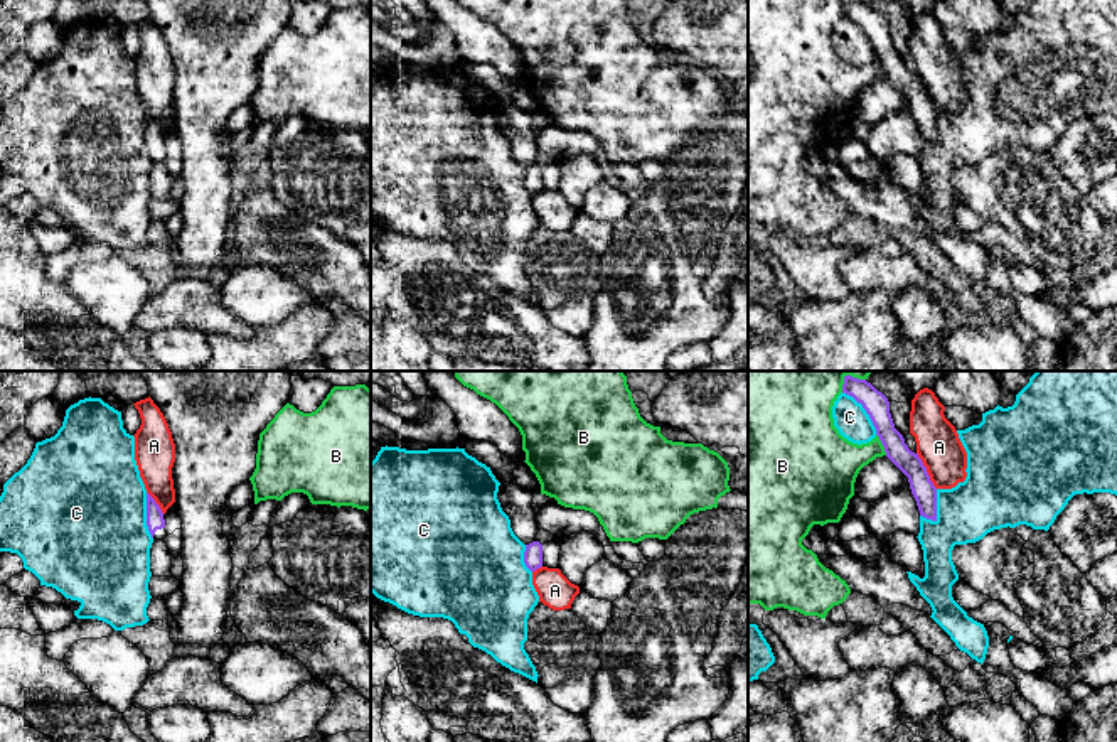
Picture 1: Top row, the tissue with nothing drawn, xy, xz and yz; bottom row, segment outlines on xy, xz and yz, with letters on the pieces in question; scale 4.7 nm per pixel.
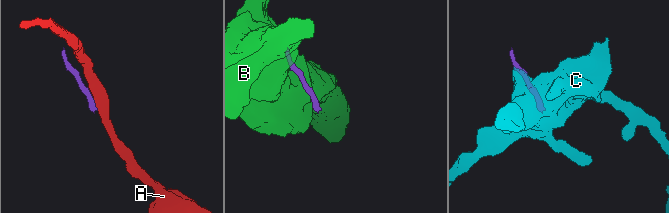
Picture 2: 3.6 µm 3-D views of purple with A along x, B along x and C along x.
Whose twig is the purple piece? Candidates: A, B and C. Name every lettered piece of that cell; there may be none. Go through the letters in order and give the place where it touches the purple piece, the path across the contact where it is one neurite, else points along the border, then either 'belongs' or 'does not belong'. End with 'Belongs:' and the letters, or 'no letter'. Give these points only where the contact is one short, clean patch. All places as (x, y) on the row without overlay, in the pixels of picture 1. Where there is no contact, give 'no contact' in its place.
A: contact yz (925, 93); border yz (917, 75), (929, 102), (937, 110); does not belong
B: contact yz (881, 64); does not belong
C: contact yz (865, 31); does not belong
Belongs: no letter

